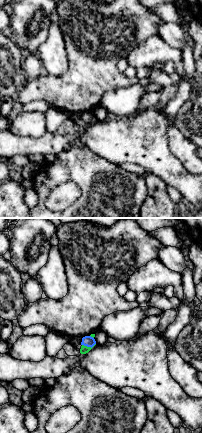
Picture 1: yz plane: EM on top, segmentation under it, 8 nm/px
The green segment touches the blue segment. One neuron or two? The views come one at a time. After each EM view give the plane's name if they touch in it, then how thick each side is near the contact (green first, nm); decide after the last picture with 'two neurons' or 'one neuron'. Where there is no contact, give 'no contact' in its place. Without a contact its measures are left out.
meets green in yz; 60 nm thick on the green side, 90 nm on the other

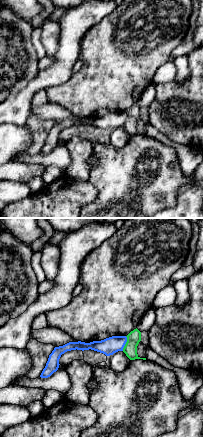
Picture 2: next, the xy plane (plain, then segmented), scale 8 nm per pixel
meets green in xy; 110 nm thick on the green side, 140 nm on the other

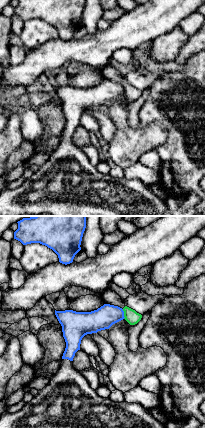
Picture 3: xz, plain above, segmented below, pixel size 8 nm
meets green in xz; 110 nm thick on the green side, 180 nm on the other

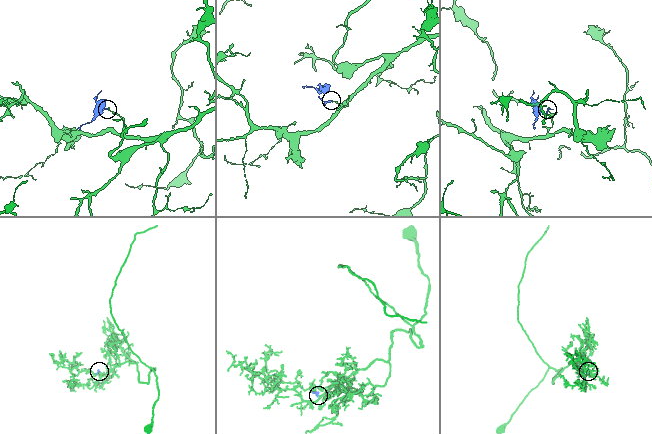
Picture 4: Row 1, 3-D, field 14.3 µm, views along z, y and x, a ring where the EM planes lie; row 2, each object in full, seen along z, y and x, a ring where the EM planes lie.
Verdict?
two neurons

